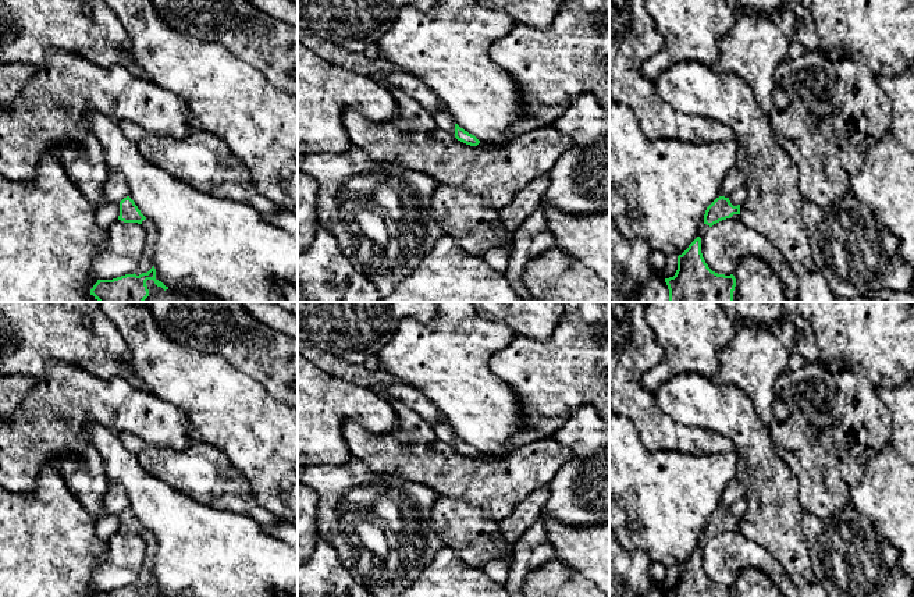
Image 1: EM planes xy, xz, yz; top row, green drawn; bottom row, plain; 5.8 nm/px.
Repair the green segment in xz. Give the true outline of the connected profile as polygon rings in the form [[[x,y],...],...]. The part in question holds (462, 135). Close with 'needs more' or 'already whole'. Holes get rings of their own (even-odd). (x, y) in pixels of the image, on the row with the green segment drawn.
[[[455,124],[455,138],[470,146],[477,146],[480,143],[480,141],[474,135],[469,134],[463,128],[460,128],[458,124]]]; already whole

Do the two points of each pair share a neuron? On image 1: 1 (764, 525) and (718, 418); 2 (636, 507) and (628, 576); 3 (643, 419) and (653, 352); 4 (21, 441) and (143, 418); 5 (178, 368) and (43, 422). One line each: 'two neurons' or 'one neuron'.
1: one neuron
2: two neurons
3: one neuron
4: one neuron
5: two neurons

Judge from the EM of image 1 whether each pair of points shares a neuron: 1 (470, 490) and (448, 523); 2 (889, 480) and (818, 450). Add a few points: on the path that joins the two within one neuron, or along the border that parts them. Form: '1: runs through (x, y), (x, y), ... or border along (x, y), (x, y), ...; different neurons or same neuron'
1: border along (438, 493), (468, 501), (491, 519); different neurons
2: border along (885, 444), (868, 464), (850, 500); different neurons

